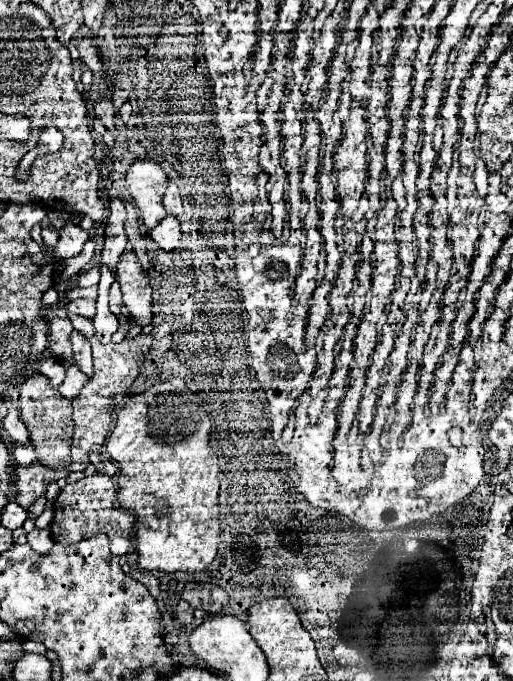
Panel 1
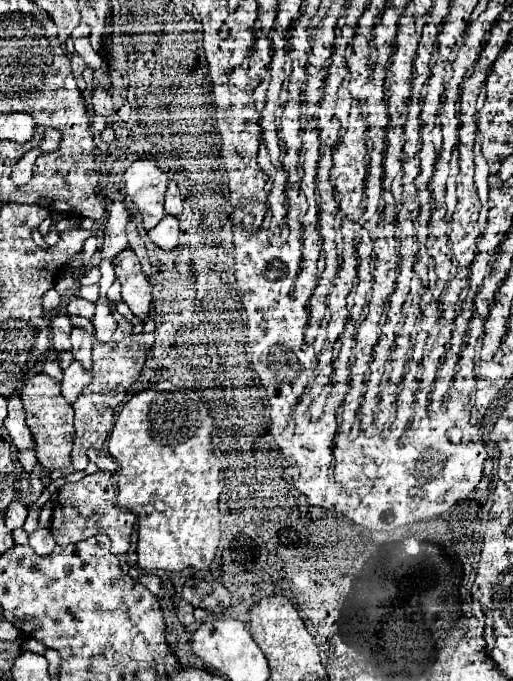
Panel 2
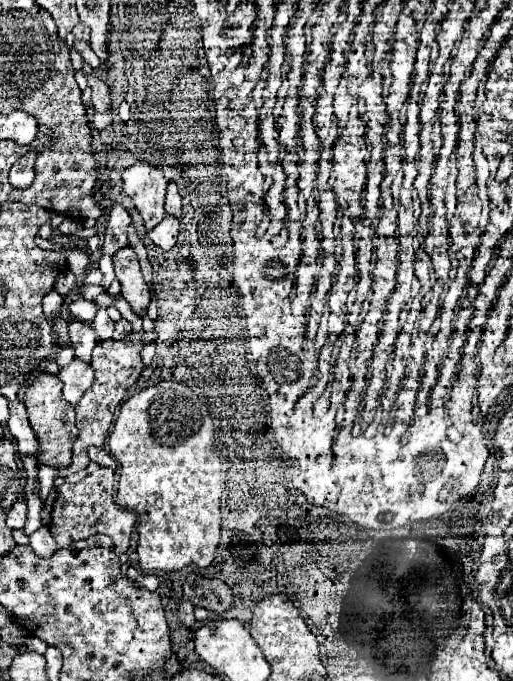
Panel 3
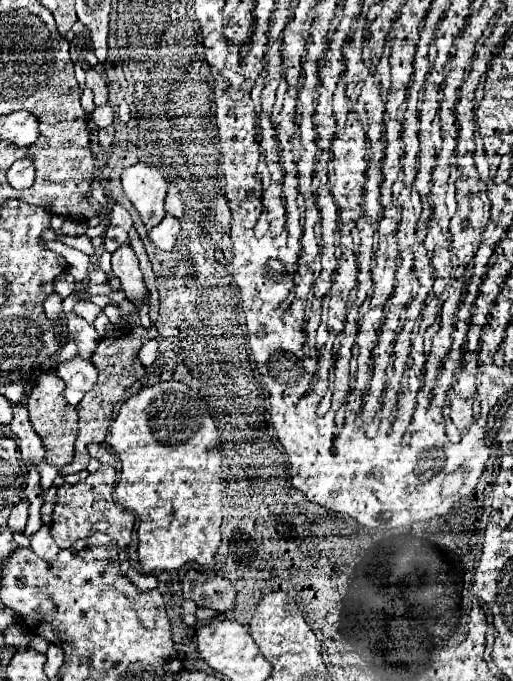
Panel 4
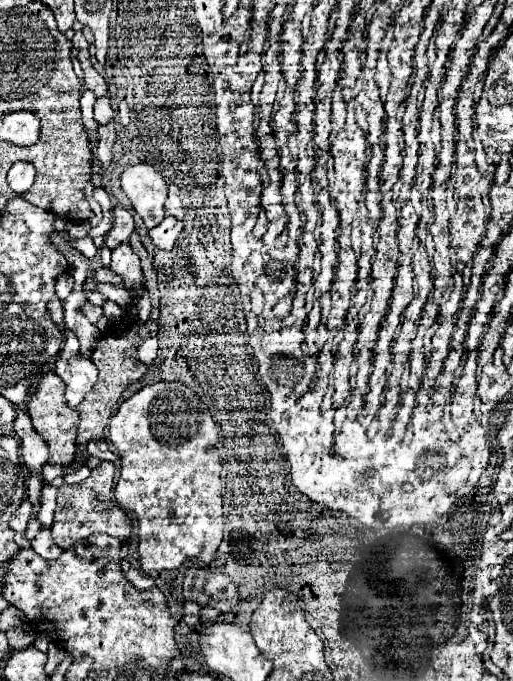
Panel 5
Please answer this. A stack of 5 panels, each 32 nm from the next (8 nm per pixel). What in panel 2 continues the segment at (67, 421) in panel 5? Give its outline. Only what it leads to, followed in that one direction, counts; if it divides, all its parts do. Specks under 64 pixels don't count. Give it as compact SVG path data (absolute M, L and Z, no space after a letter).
M36 374L30 378L22 390L20 398L26 412L26 424L32 428L34 440L36 440L36 458L44 468L50 470L64 470L70 464L70 450L76 436L74 430L74 410L72 404L68 404L60 392L60 382L50 378L48 374Z

